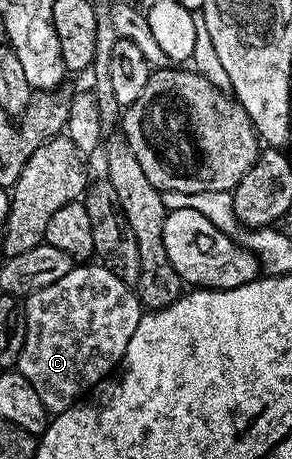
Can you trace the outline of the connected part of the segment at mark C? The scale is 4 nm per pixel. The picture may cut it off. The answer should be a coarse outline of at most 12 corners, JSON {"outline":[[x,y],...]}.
{"outline":[[102,264],[27,295],[17,369],[51,416],[118,367],[143,315]]}

